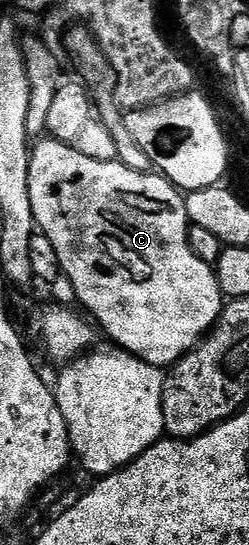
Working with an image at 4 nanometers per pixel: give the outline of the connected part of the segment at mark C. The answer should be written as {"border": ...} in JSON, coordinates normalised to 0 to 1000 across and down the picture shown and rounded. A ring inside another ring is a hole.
{"border":[[[173,253],[157,266],[124,272],[124,303],[116,305],[116,371],[133,371],[133,393],[153,424],[213,444],[213,459],[229,459],[229,473],[253,490],[249,505],[293,517],[305,552],[373,582],[378,593],[430,607],[430,617],[450,624],[450,633],[474,635],[490,644],[518,646],[554,661],[598,664],[614,673],[667,679],[691,668],[707,668],[763,639],[783,637],[871,591],[871,583],[896,572],[904,545],[888,525],[863,508],[851,486],[807,481],[791,466],[751,442],[759,406],[751,400],[751,369],[739,354],[707,345],[667,323],[627,319],[618,314],[554,316],[518,312],[518,305],[478,299],[474,292],[446,295],[394,294],[386,288],[349,288],[325,283],[281,262],[253,262],[209,253]]]}

